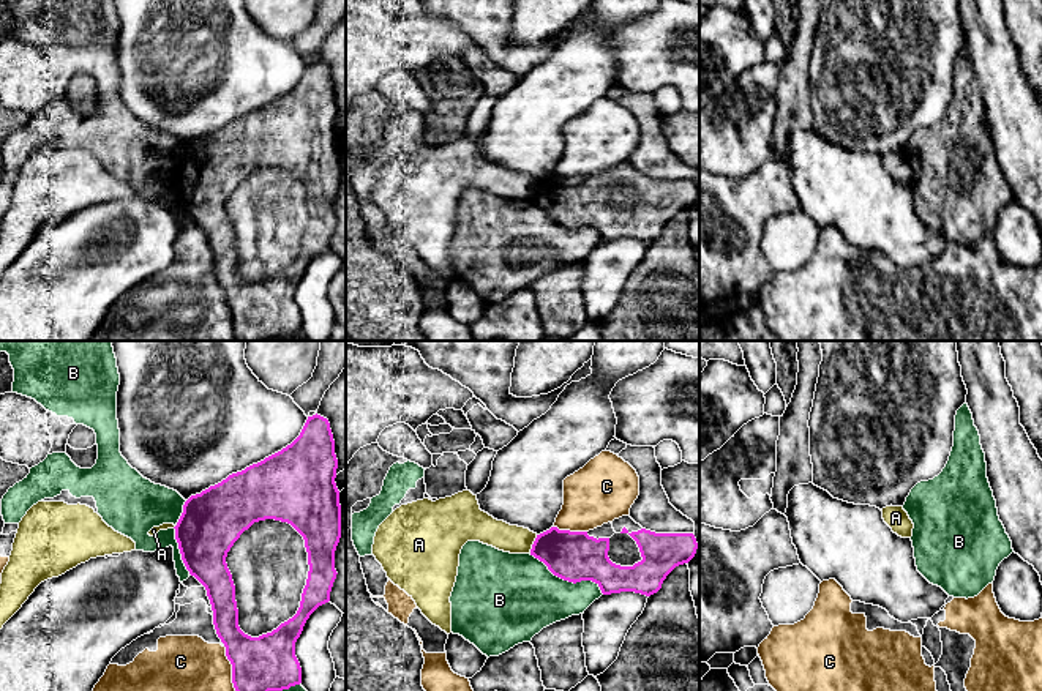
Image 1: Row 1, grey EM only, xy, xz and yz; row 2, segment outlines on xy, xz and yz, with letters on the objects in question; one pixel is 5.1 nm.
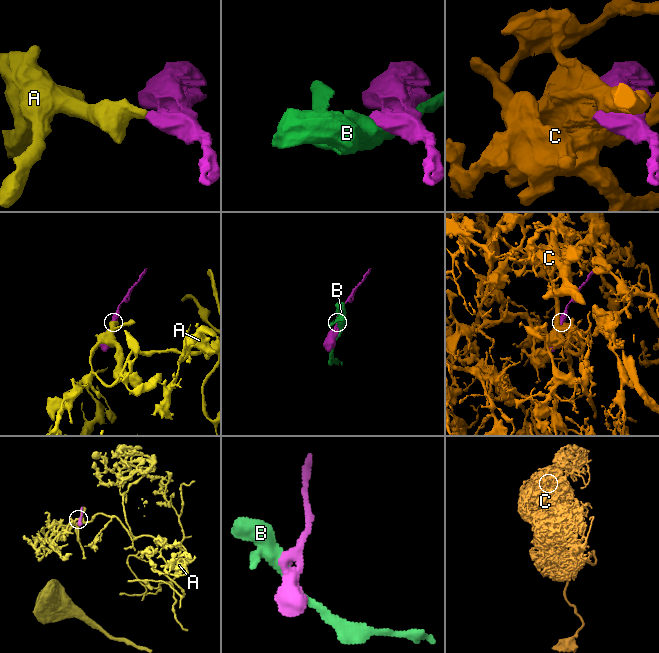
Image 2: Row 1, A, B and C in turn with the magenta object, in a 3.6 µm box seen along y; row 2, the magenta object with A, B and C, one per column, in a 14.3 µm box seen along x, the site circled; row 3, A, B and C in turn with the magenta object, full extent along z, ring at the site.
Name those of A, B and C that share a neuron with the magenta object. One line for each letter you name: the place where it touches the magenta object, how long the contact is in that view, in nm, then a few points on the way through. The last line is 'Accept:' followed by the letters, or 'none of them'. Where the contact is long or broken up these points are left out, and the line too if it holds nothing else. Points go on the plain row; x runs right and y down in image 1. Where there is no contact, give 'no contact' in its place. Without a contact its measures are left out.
Accept: none of them

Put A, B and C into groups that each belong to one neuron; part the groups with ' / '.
A / B / C

